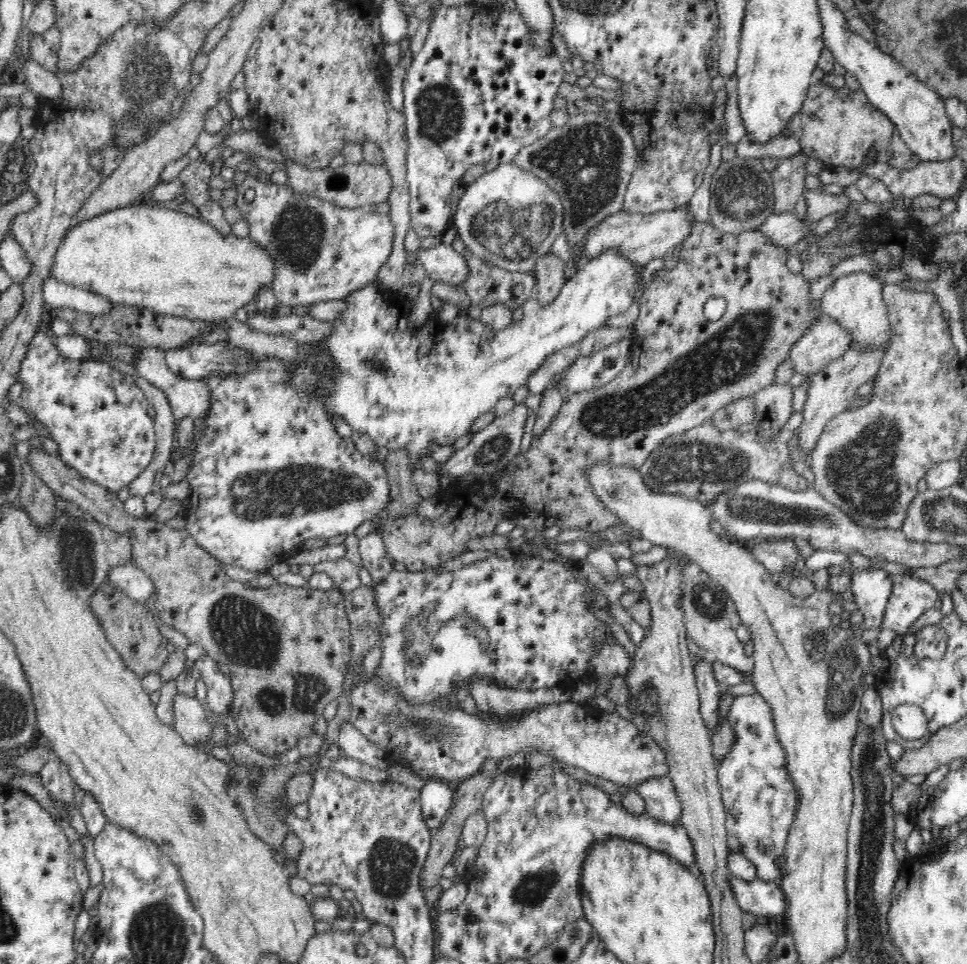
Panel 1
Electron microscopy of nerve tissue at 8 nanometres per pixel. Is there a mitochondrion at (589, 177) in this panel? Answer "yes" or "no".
yes

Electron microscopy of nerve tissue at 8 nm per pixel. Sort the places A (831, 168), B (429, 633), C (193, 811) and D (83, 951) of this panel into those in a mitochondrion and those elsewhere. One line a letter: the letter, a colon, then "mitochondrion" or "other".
A: other
B: mitochondrion
C: mitochondrion
D: other

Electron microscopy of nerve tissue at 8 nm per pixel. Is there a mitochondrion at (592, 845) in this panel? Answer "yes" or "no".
no

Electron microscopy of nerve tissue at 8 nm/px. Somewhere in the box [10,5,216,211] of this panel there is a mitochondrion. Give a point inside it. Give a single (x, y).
(144, 72)

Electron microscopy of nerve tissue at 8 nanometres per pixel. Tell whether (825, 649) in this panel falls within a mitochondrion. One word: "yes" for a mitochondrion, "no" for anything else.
yes

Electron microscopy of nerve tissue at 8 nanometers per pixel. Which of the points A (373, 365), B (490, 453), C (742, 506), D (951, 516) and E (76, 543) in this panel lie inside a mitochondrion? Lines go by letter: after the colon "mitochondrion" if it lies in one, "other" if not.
A: mitochondrion
B: mitochondrion
C: mitochondrion
D: mitochondrion
E: mitochondrion

